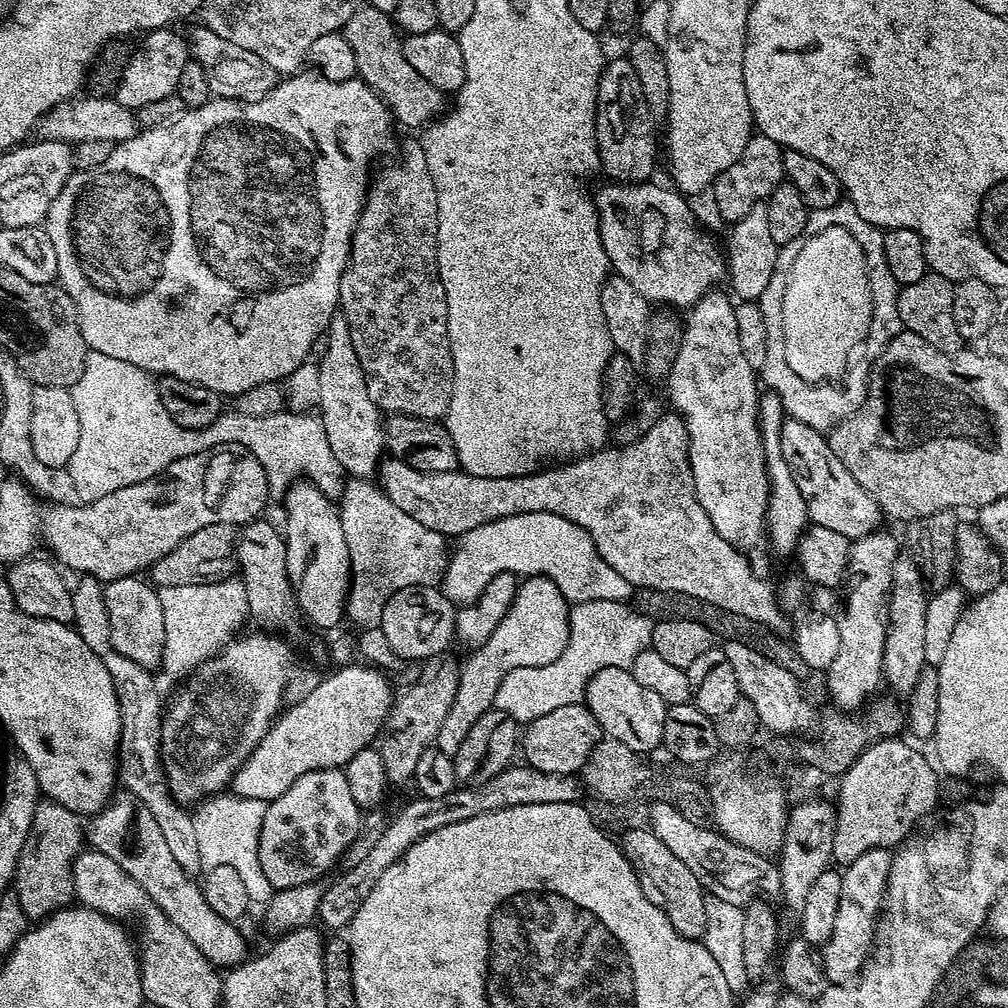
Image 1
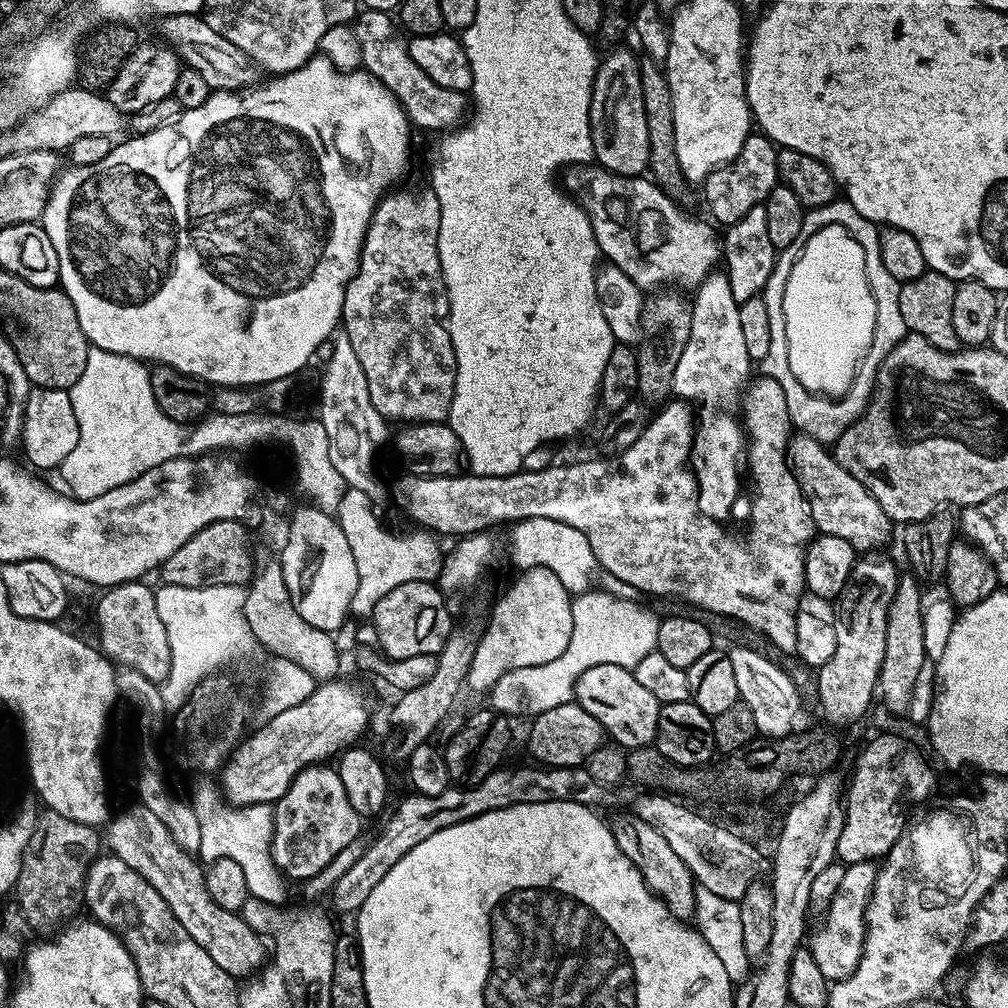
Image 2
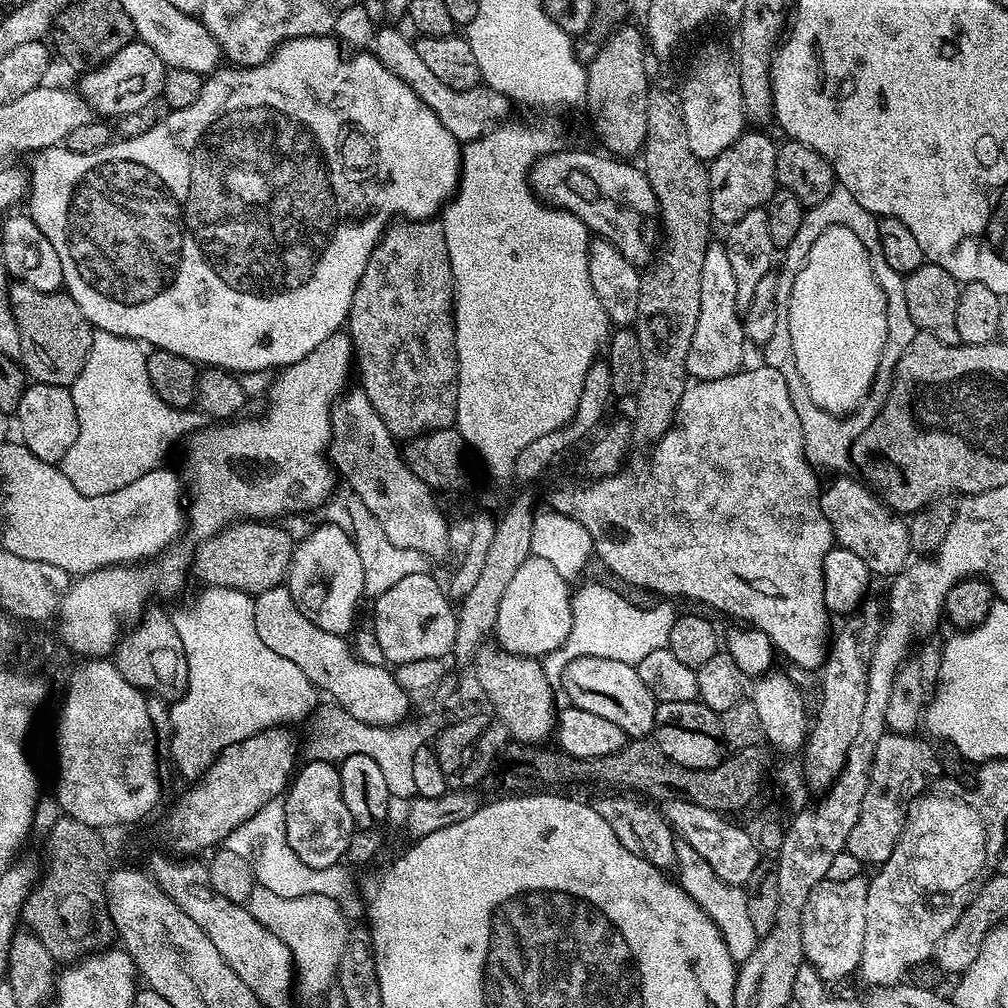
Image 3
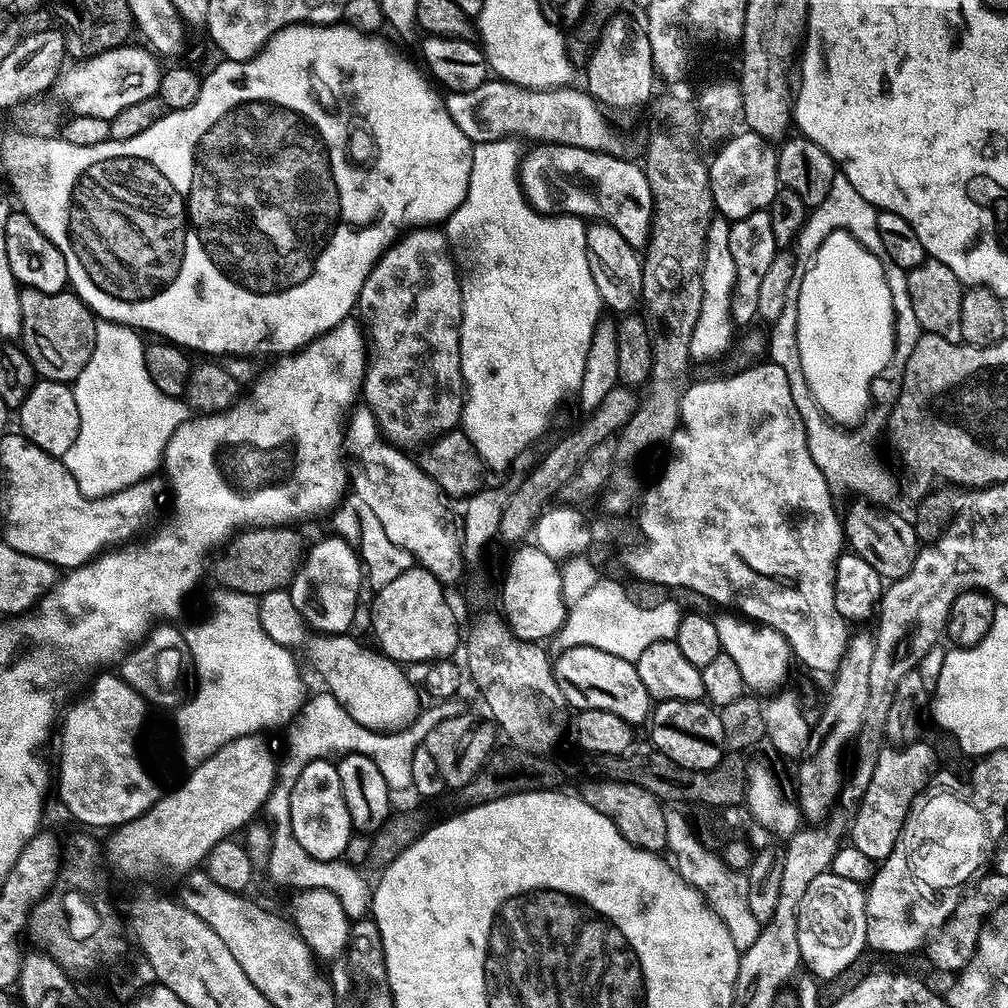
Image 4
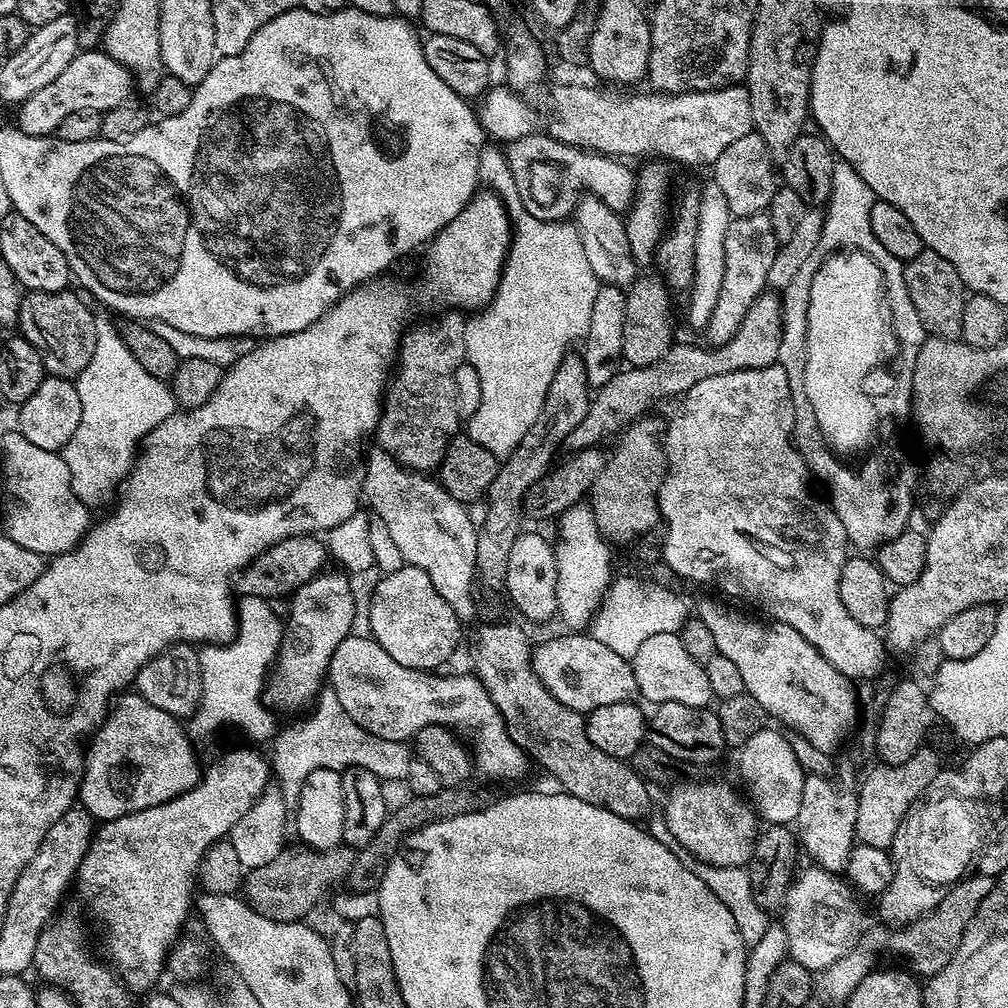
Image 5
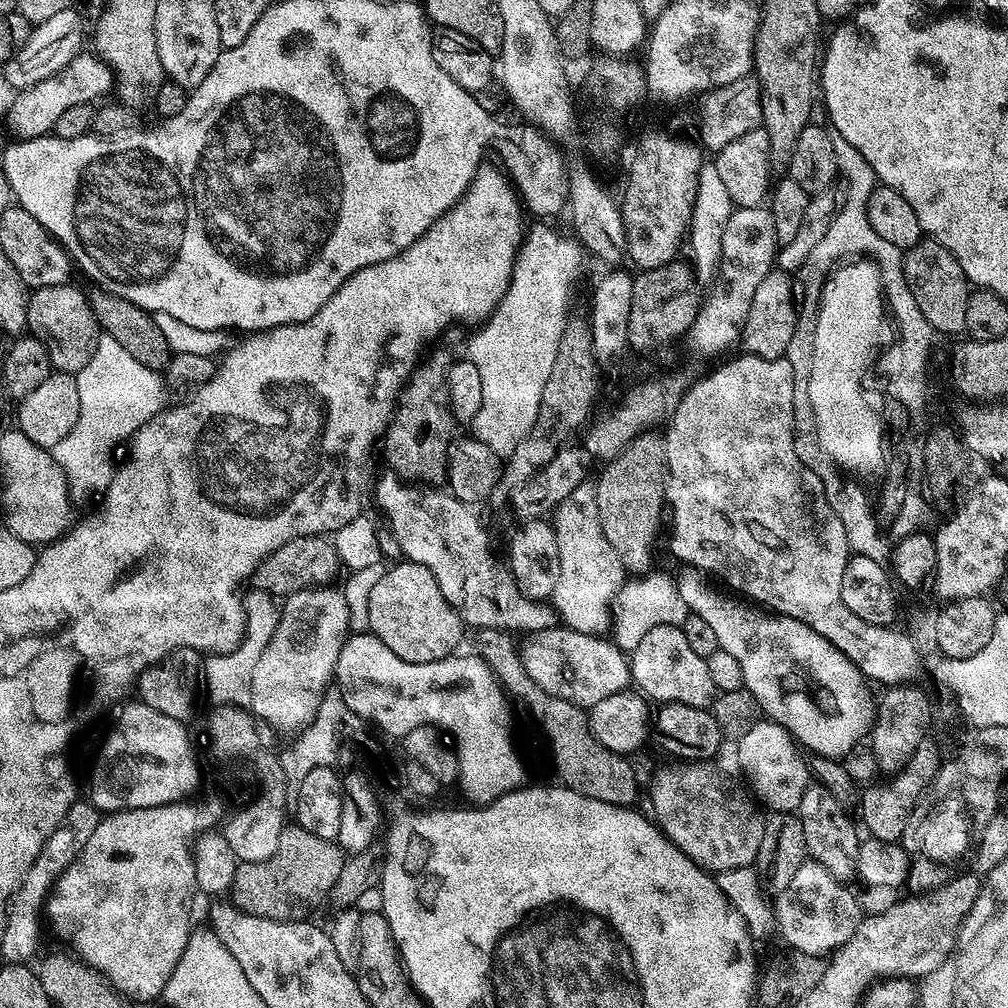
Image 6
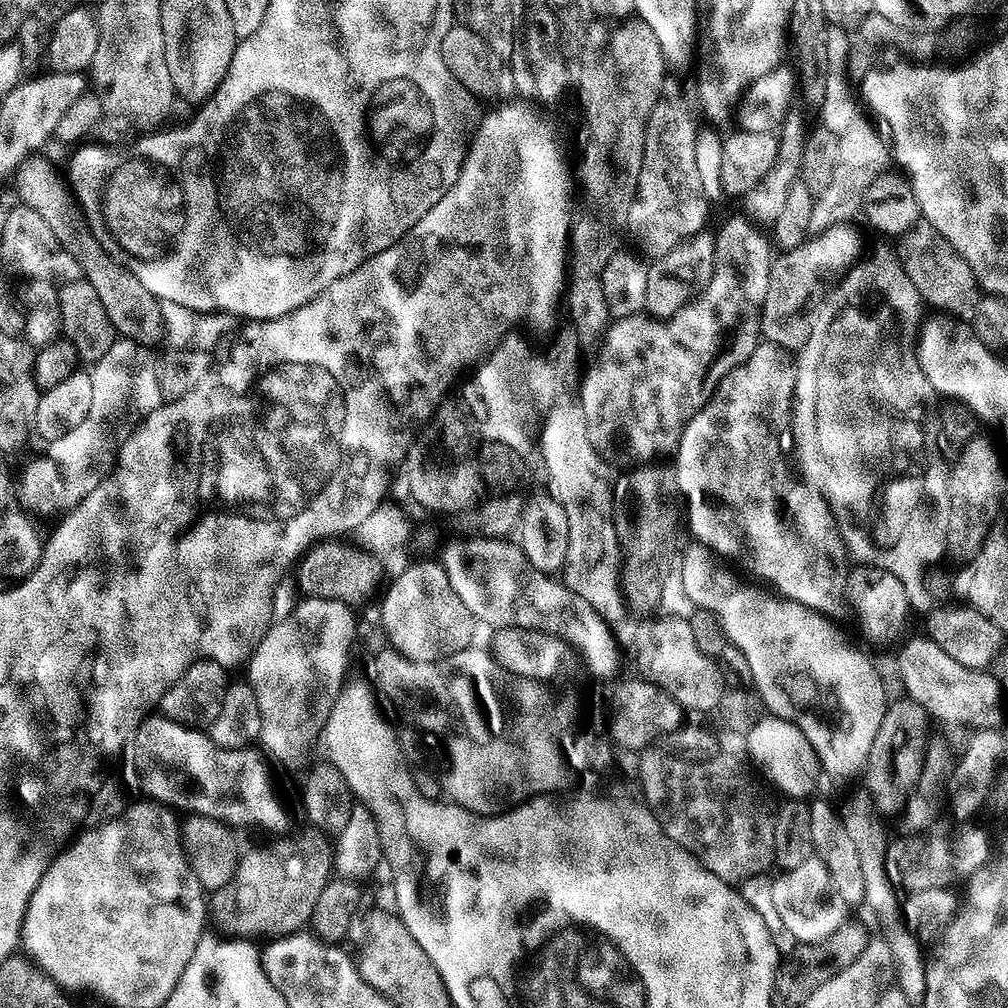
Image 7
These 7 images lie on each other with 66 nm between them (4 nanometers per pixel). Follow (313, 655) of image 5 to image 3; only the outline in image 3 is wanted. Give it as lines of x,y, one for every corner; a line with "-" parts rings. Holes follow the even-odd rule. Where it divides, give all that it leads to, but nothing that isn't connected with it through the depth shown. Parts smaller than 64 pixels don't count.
327,522
314,529
295,545
286,586
291,590
296,608
319,629
336,635
347,635
355,625
356,604
363,599
365,575
351,535

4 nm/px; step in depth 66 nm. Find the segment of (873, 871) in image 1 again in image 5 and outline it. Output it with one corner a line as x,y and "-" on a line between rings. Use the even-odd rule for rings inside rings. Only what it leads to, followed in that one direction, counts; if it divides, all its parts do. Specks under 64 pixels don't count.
808,866
808,869
802,872
793,879
782,897
782,923
786,930
791,959
808,968
811,973
819,974
834,962
838,962
838,958
842,958
857,943
861,935
860,908
852,897
853,889
839,875
815,866

